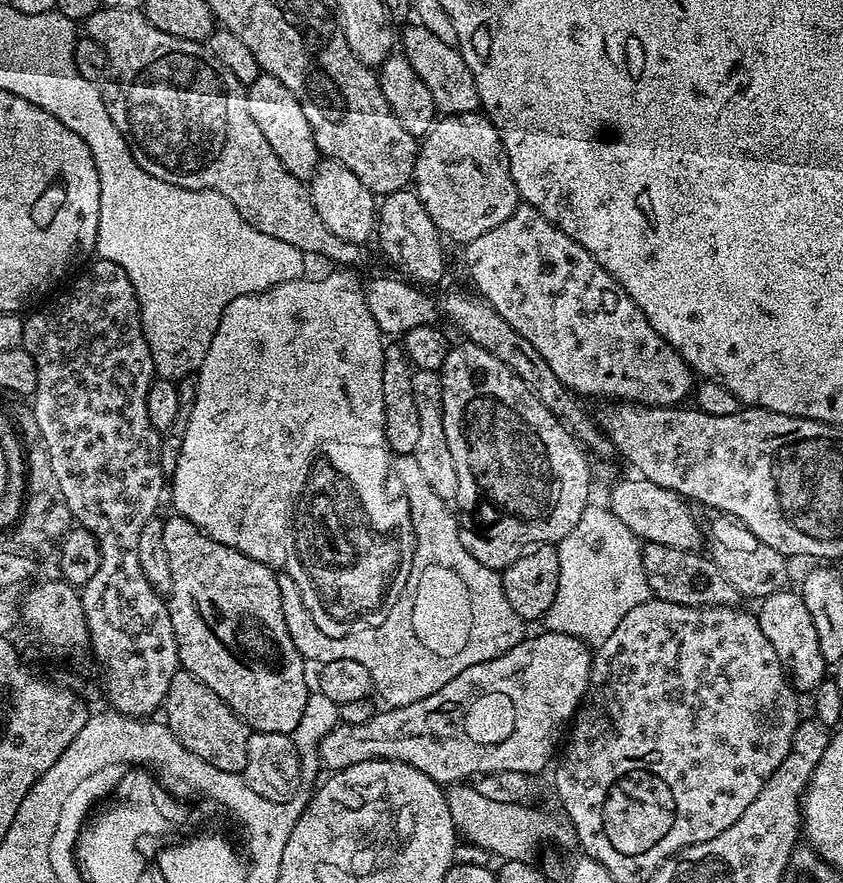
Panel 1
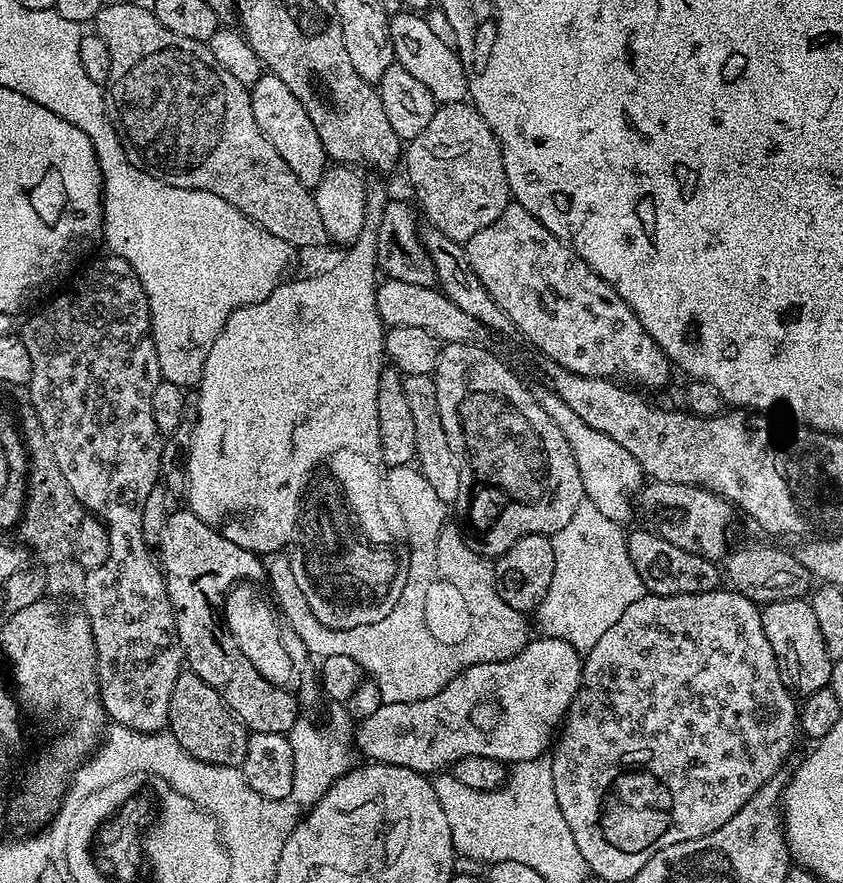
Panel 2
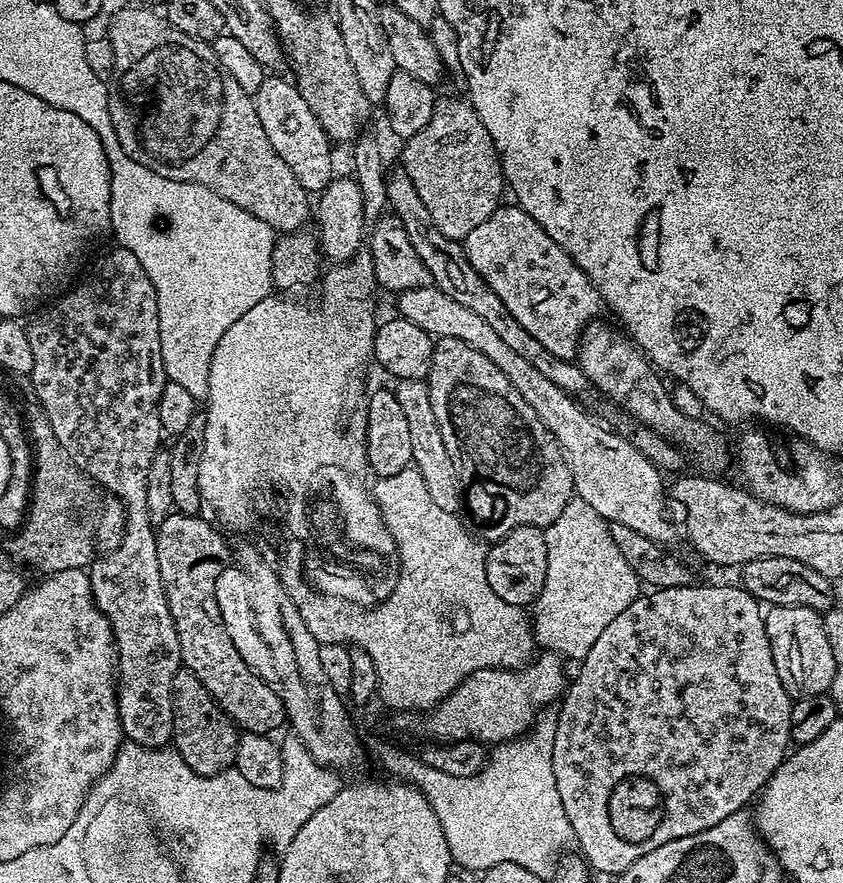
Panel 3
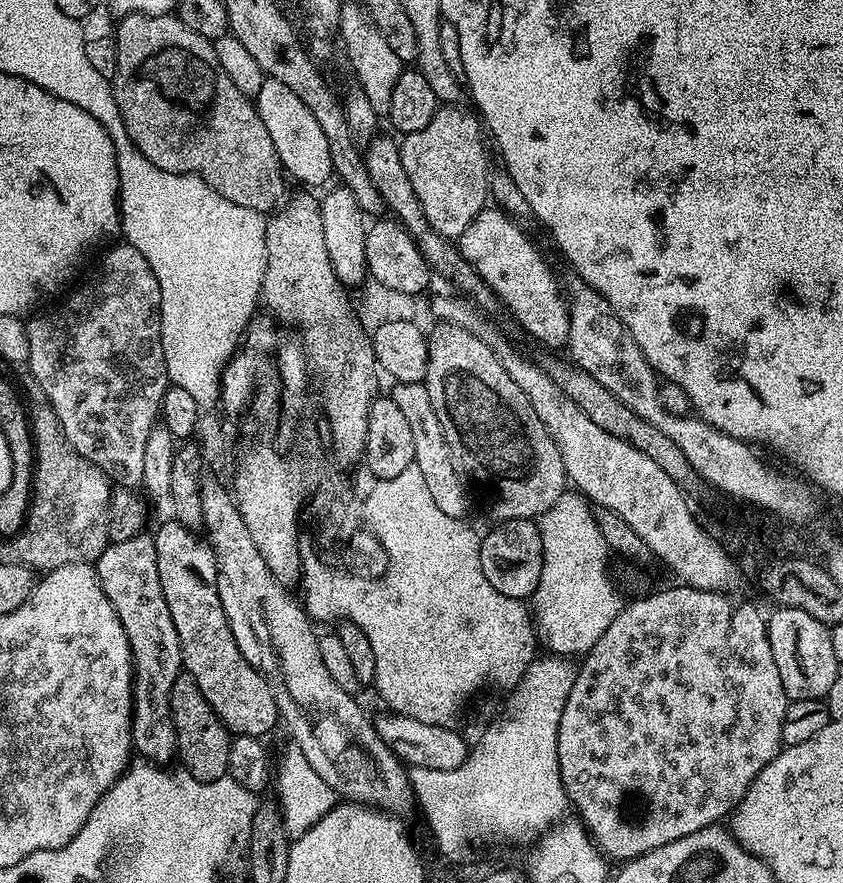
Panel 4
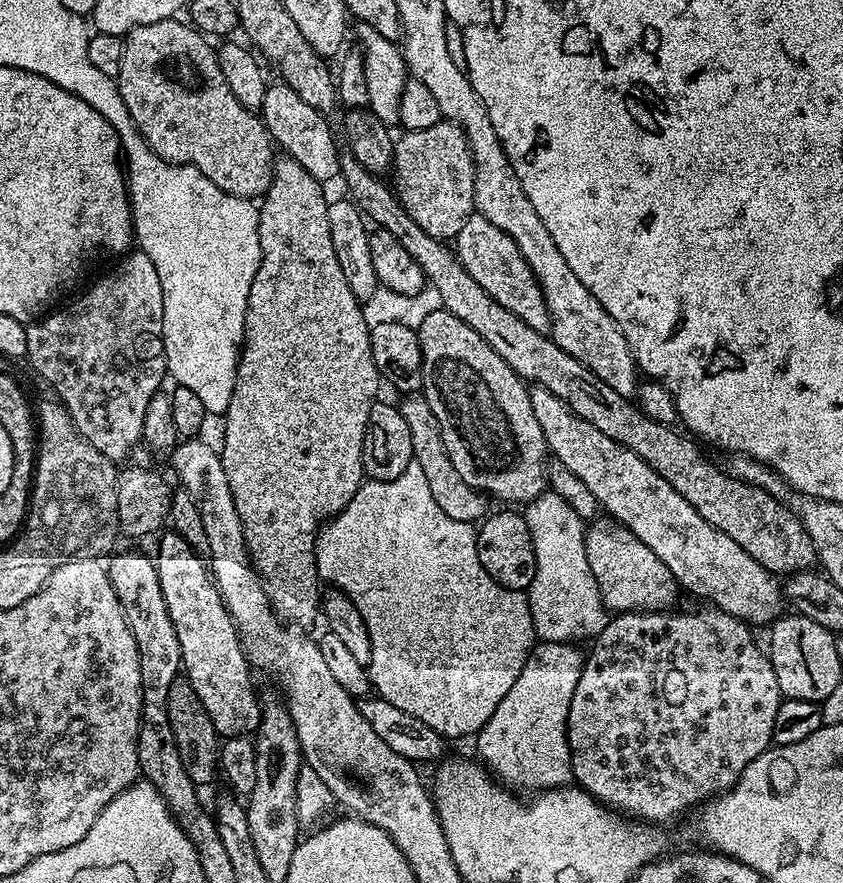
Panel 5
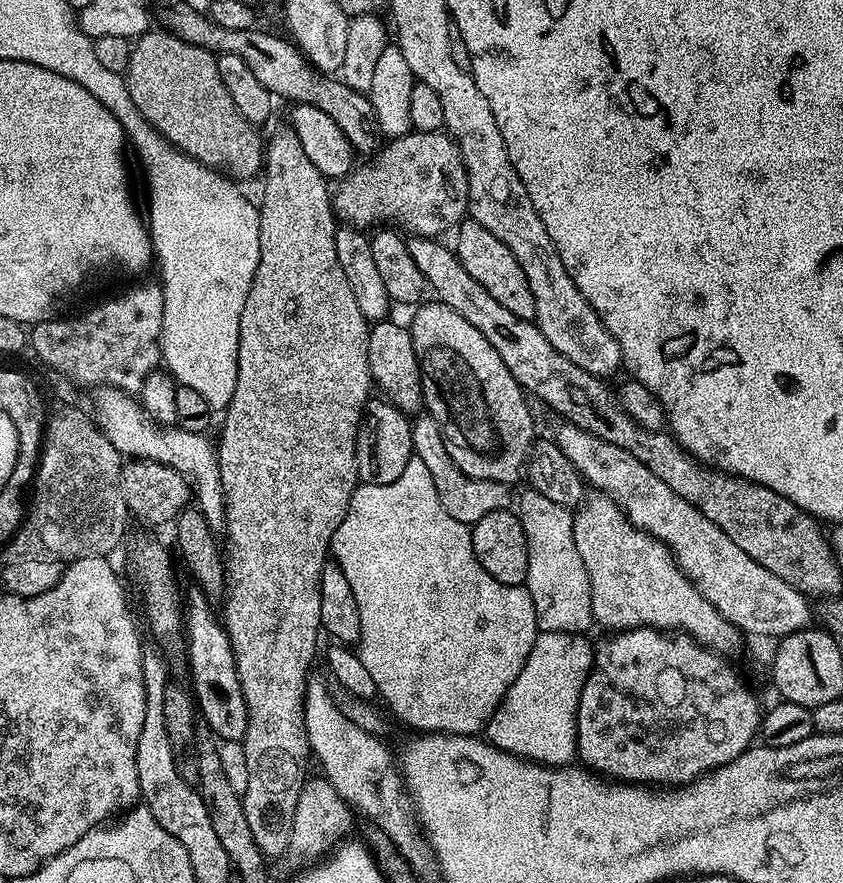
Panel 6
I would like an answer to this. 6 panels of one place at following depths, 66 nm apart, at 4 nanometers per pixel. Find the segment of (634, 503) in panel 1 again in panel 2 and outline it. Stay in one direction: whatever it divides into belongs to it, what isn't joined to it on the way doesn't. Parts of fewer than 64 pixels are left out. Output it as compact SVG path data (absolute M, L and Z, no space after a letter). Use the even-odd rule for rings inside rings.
M648 482L638 500L648 512L668 512L668 517L658 525L658 531L662 538L674 542L674 546L713 562L723 561L728 556L728 531L732 528L734 509L723 496L715 496L705 488Z

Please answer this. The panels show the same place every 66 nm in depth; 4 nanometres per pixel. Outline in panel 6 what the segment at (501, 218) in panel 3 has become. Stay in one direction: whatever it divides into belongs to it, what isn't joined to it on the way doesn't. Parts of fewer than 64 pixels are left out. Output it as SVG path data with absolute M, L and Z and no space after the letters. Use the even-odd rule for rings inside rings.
M471 218L461 220L454 235L454 251L466 274L470 274L470 278L474 278L474 282L478 282L478 286L482 286L486 294L490 294L490 298L506 306L510 314L518 314L518 318L535 321L534 294L530 294L530 282L526 274L522 274L522 266L518 266L518 258L514 258L510 246L506 246L506 242L498 242L498 238L494 238L494 234L486 230L486 226Z

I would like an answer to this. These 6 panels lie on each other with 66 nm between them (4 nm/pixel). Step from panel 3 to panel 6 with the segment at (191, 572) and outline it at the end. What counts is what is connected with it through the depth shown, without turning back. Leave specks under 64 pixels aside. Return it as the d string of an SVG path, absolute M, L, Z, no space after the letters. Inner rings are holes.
M196 586L186 592L183 605L183 635L188 636L188 668L192 671L190 691L196 697L196 706L203 723L221 741L243 741L248 725L246 702L242 698L242 686L238 682L238 670L234 662L234 650L221 617L212 613L213 601Z

